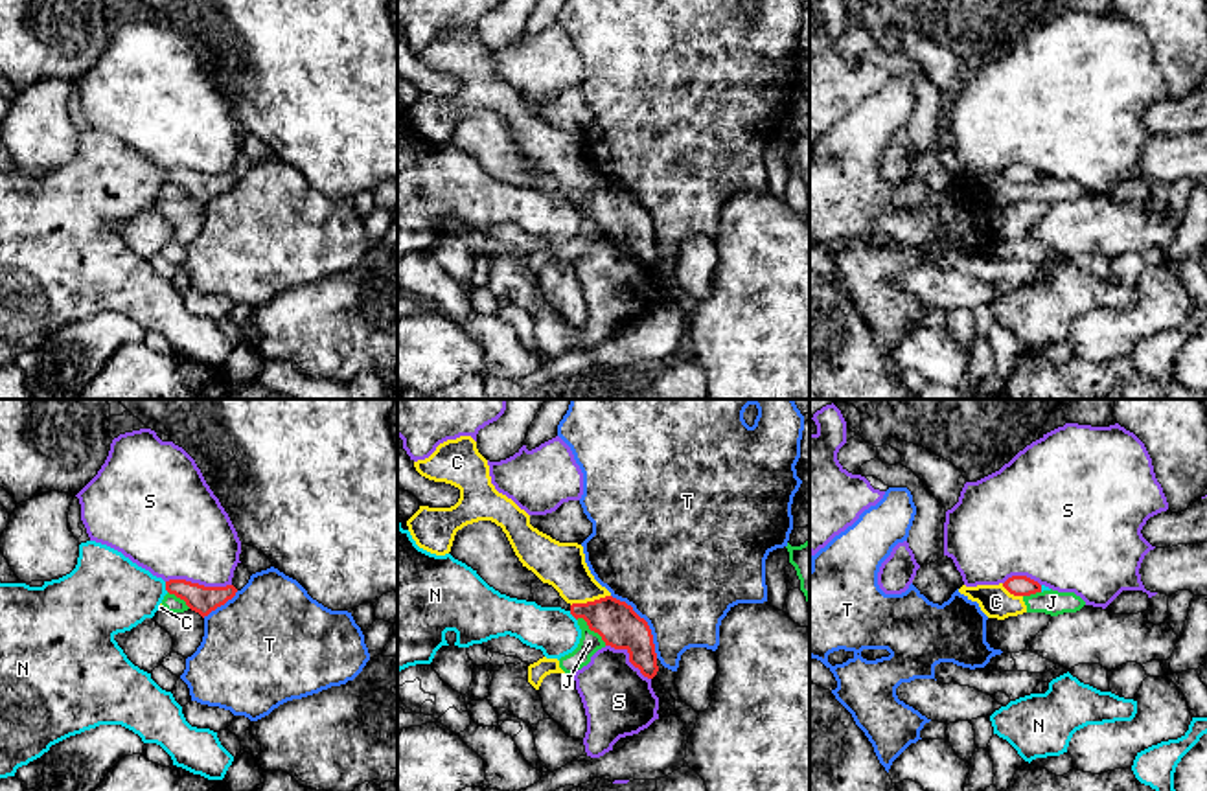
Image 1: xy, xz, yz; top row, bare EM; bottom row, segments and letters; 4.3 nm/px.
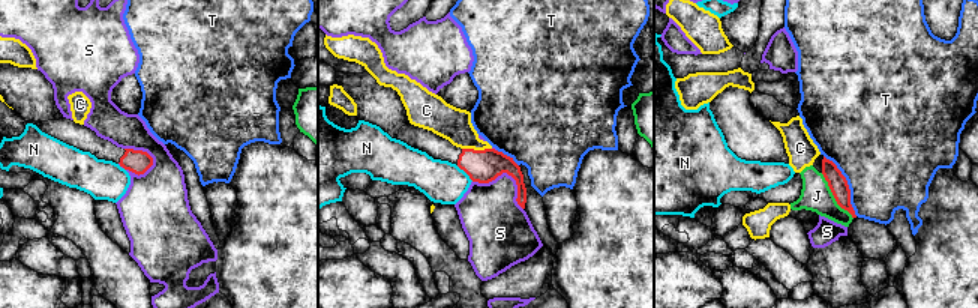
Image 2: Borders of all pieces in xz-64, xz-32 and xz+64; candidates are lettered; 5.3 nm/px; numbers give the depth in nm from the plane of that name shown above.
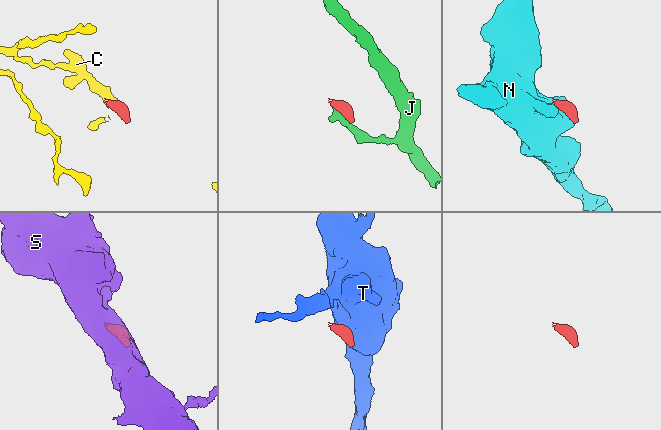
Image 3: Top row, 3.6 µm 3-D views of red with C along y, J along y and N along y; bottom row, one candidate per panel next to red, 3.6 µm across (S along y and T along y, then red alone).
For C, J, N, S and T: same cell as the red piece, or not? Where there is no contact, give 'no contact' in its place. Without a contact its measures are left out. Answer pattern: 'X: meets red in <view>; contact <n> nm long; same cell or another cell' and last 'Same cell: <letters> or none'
C: meets red in xz; contact 180 nm long; another cell
J: meets red in xz; contact 180 nm long; another cell
N: meets red in xy; contact 50 nm long; another cell
S: meets red in xy; contact 280 nm long; another cell
T: meets red in xz; contact 340 nm long; another cell
Same cell: none

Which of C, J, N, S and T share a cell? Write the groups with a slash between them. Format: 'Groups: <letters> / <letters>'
Groups: C J / N / S / T

